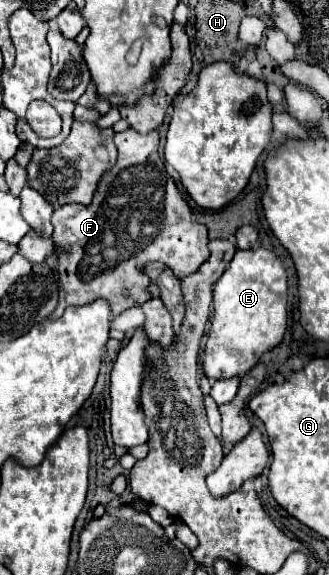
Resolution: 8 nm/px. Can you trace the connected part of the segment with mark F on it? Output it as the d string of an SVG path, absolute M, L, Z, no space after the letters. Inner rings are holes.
M129 127L115 133L115 145L119 151L117 163L101 177L91 205L67 203L53 211L51 239L57 257L59 303L51 319L61 317L69 305L87 305L95 299L109 301L113 317L117 317L121 311L151 299L147 291L149 277L141 273L145 263L163 261L177 279L183 279L209 259L205 225L193 223L189 205L159 157L159 133L141 135ZM67 249L69 255L65 255ZM123 291L129 295L125 301L119 301Z

